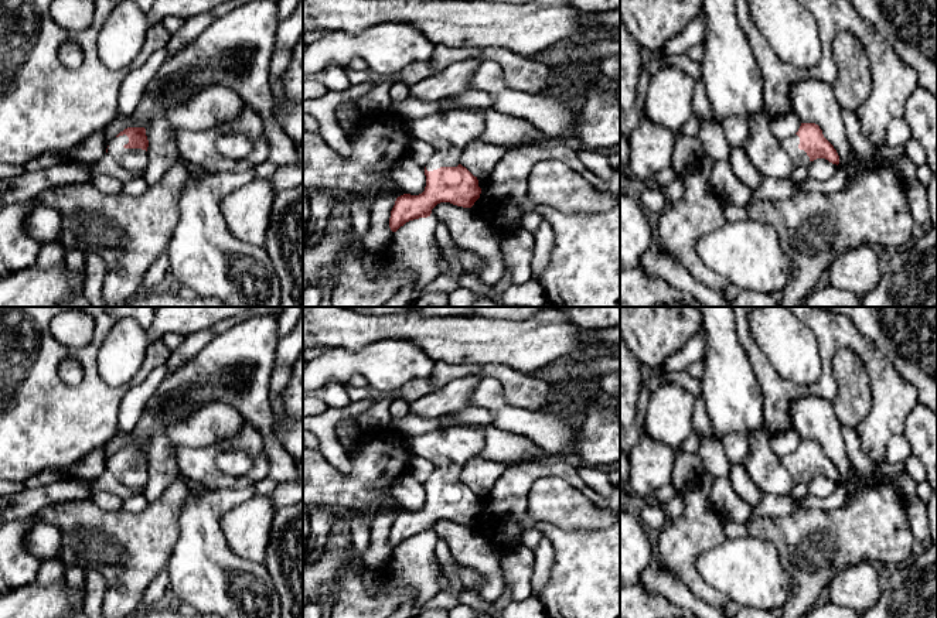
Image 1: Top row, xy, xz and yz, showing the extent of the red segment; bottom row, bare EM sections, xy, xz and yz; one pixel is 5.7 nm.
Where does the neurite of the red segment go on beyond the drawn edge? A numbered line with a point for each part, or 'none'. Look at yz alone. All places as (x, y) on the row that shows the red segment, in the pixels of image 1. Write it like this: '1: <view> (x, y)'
1: yz (732, 79)

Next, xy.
1: xy (135, 160)

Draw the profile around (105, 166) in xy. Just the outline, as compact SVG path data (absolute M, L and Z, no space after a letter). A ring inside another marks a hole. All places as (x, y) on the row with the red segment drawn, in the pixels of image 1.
M108 154L100 160L95 161L91 168L92 178L100 174L109 174L122 182L132 181L133 178L143 178L147 168L140 173L133 173L123 168L120 164L113 161Z

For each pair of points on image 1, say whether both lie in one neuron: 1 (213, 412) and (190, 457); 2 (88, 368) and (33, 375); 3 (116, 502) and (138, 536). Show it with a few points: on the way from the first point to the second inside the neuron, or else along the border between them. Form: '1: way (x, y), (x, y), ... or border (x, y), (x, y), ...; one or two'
1: border (227, 439), (217, 440), (210, 446), (176, 449); two
2: way (77, 354), (54, 354), (47, 361); one
3: border (91, 498), (102, 509), (121, 509); two

